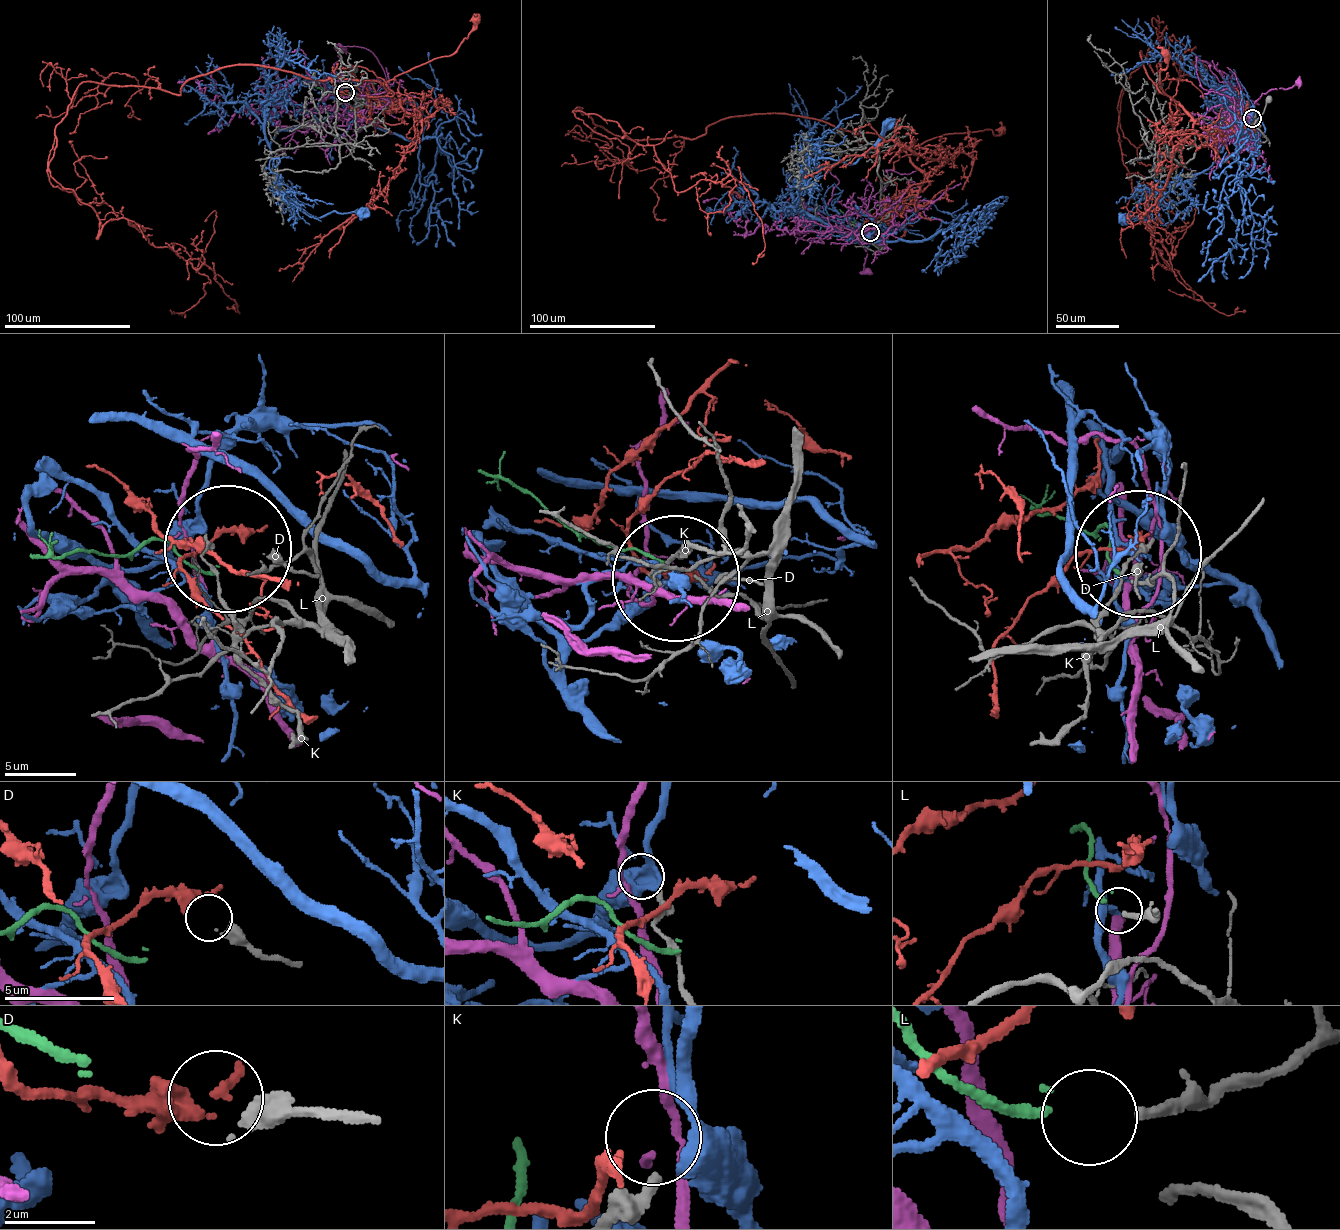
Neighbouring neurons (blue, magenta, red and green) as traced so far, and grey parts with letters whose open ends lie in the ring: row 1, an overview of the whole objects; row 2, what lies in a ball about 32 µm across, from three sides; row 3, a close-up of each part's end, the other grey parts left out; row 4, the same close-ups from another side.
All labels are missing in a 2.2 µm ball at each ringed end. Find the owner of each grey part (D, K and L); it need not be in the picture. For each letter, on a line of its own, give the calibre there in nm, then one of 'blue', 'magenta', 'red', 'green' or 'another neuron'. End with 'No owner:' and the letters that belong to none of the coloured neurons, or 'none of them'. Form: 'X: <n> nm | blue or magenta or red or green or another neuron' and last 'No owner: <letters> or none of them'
D: 600 nm | another neuron
K: 320 nm | another neuron
L: 240 nm | green
No owner: D, K

